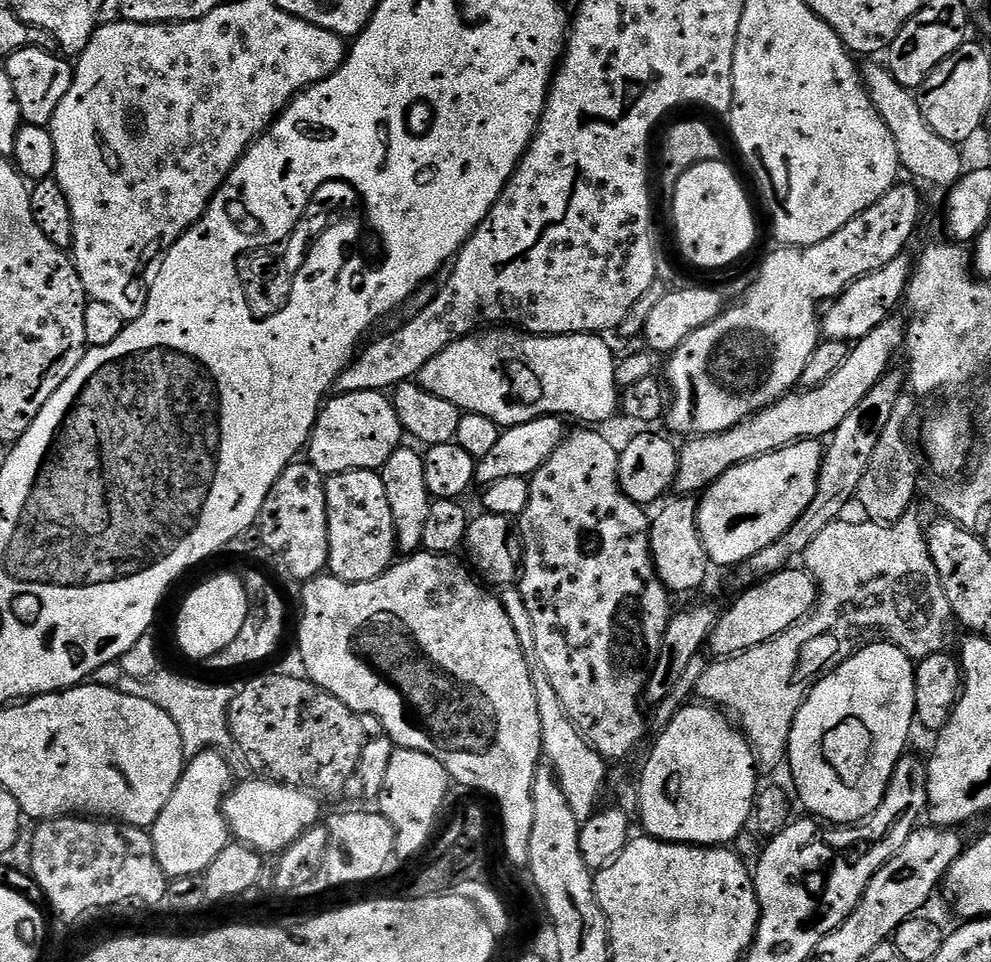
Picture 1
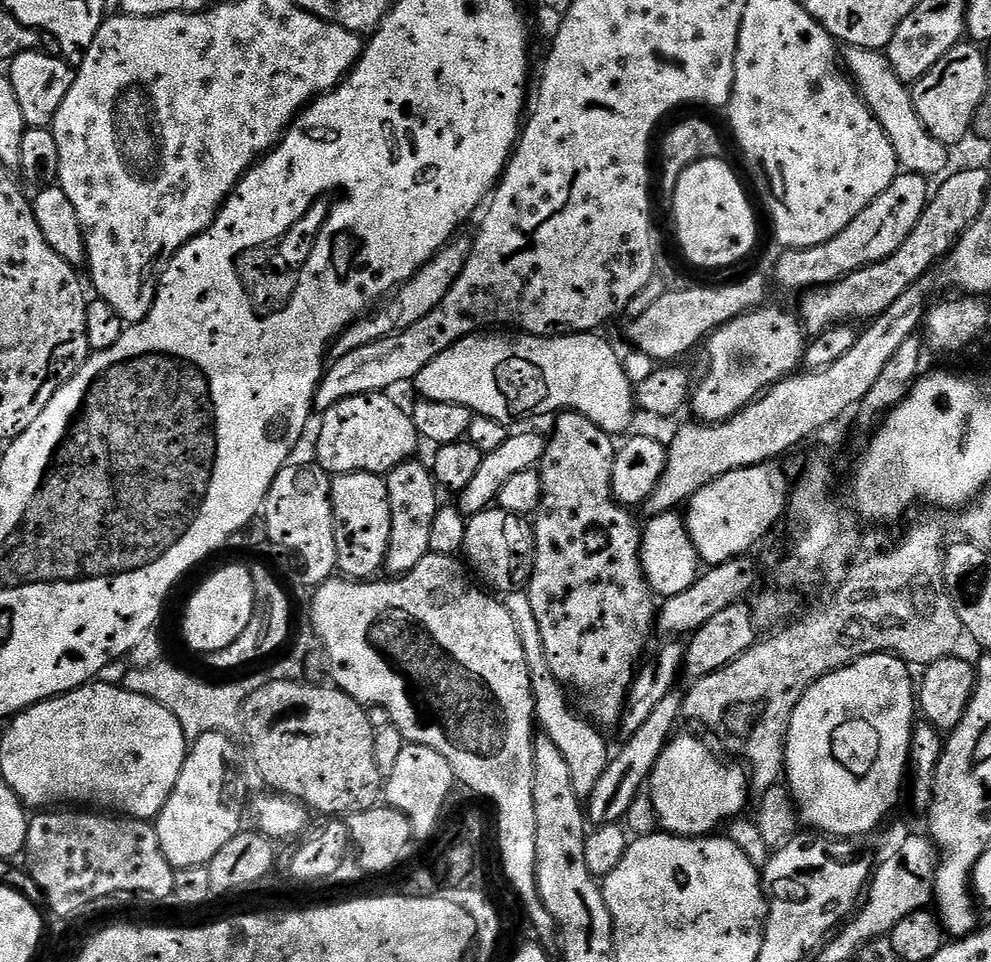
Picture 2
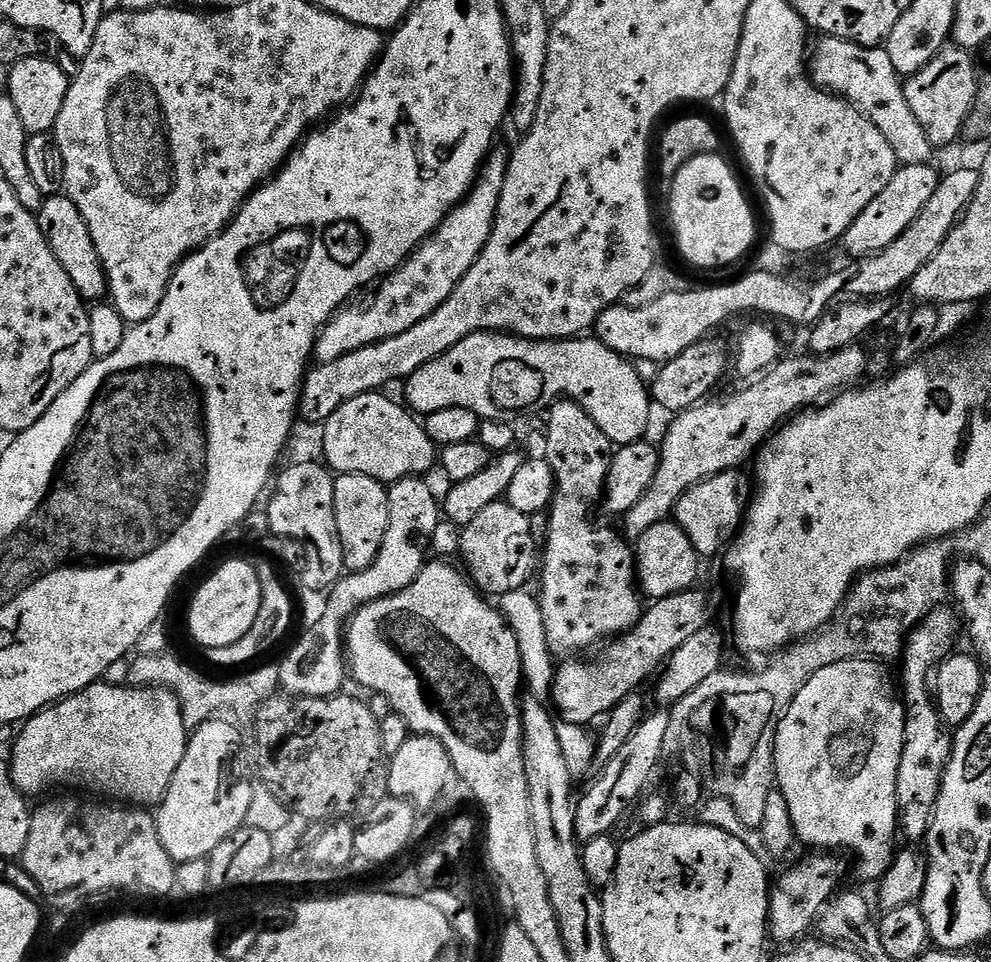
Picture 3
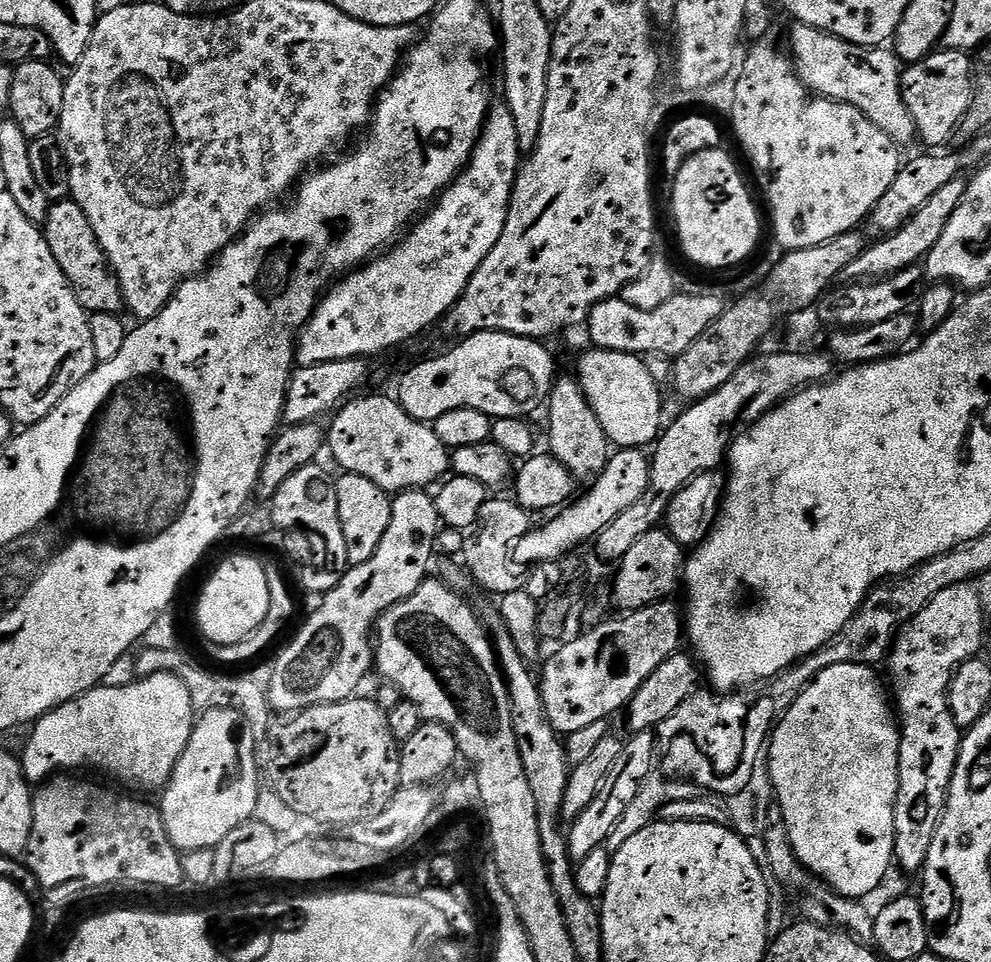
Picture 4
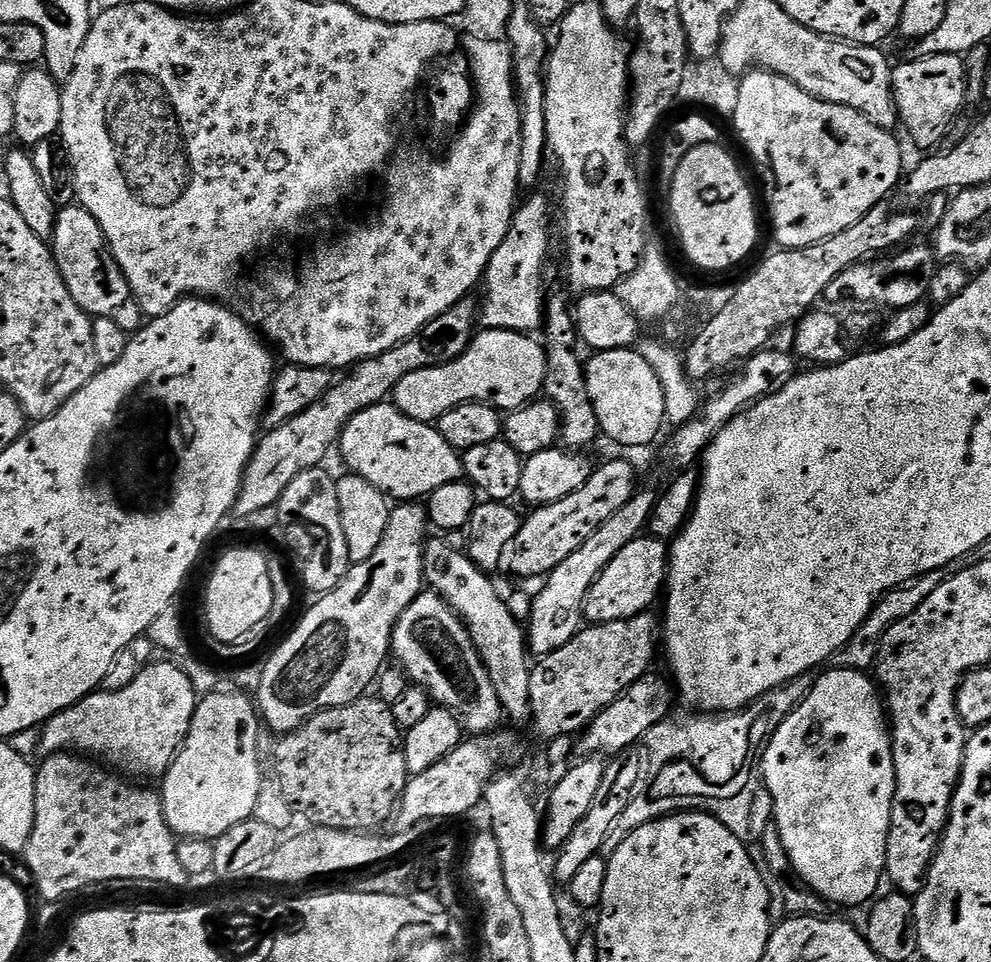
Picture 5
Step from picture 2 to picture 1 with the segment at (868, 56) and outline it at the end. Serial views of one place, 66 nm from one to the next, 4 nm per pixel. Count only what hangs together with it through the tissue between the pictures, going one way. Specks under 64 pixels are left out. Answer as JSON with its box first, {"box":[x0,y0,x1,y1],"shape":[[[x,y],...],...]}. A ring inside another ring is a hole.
{"box":[863,62,966,190],"shape":[[[876,62],[863,65],[864,86],[868,89],[878,114],[882,114],[890,134],[894,134],[894,146],[898,146],[901,169],[920,180],[925,180],[928,184],[937,184],[941,190],[951,188],[960,181],[966,171],[959,147],[946,142],[946,138],[938,138],[938,134],[930,130],[926,118],[922,118],[922,110],[918,106],[916,96],[909,89],[903,88],[883,63],[872,63]]]}

